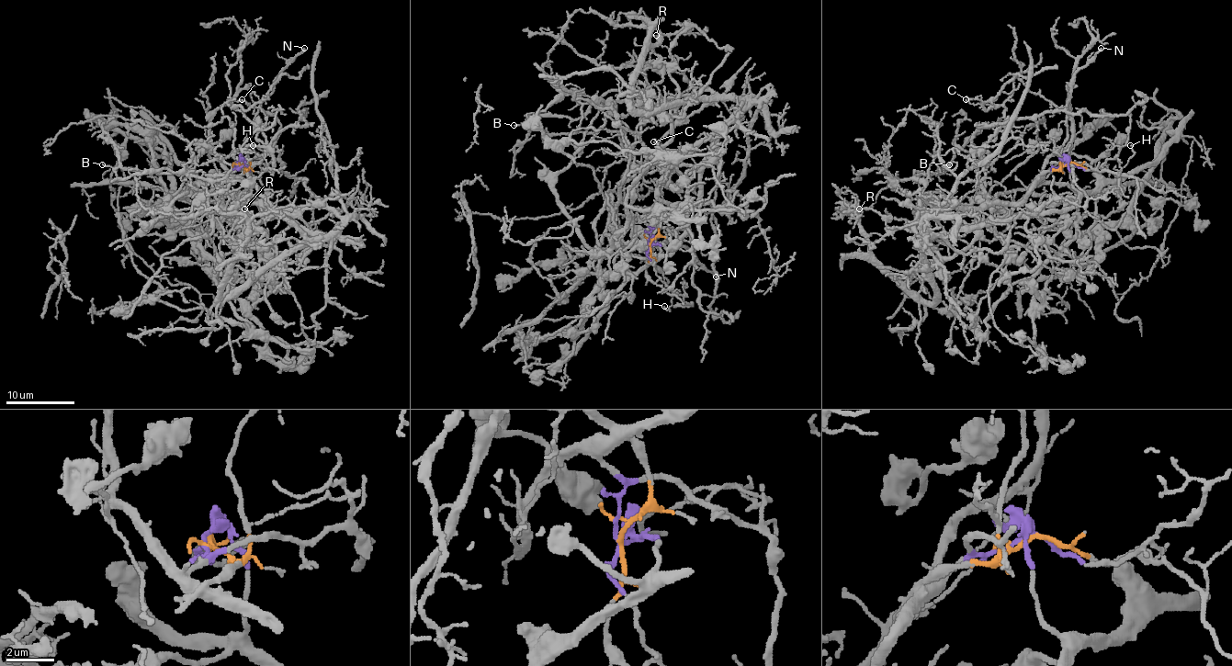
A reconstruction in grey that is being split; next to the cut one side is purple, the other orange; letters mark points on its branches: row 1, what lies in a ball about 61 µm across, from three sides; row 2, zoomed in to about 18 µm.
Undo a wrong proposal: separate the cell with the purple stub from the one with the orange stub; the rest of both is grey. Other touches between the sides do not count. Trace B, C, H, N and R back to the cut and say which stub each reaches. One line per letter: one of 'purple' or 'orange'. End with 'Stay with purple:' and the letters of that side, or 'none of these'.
B: purple
C: purple
H: orange
N: orange
R: purple
Stay with purple: B, C, R

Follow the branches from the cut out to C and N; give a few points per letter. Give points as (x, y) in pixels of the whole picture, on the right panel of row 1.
C: (1068, 163), (1053, 167), (1020, 202), (992, 202), (974, 153), (1006, 111), (965, 99)
N: (1068, 163), (1059, 165), (1067, 131), (1069, 80), (1101, 48)

